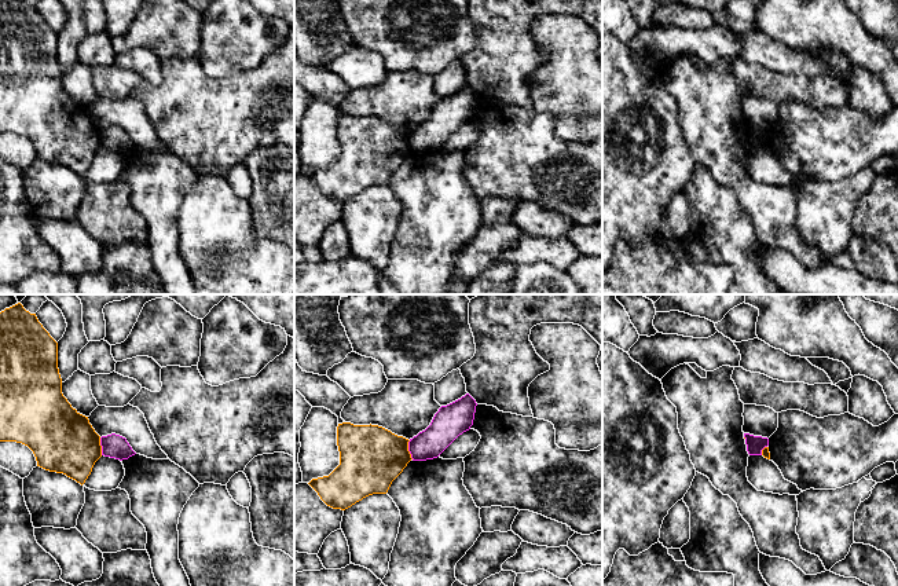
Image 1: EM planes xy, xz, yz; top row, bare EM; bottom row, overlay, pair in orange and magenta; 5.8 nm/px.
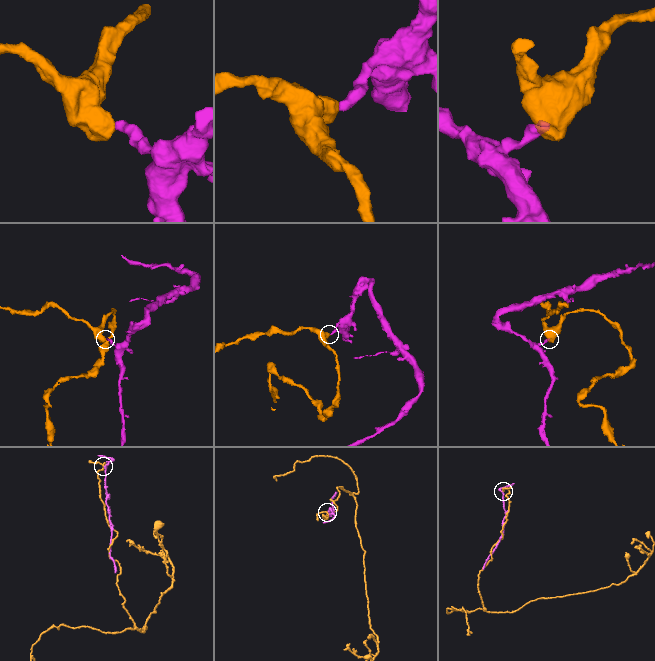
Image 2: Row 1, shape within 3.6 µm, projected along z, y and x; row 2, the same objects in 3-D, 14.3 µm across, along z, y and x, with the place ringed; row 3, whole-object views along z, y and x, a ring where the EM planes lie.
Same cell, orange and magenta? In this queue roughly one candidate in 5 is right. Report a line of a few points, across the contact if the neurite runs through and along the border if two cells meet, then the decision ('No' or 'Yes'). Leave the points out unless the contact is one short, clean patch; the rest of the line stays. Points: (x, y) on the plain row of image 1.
Line: xz (409, 132), (409, 145), (413, 150). No

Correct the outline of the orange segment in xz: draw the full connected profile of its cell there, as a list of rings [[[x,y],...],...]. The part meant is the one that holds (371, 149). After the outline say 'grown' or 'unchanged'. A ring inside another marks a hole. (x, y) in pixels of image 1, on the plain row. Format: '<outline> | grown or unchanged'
[[[338,116],[340,157],[329,168],[312,171],[308,176],[327,198],[341,202],[351,199],[369,187],[386,186],[392,173],[413,151],[408,143],[408,133],[408,131],[378,117]]] | unchanged

